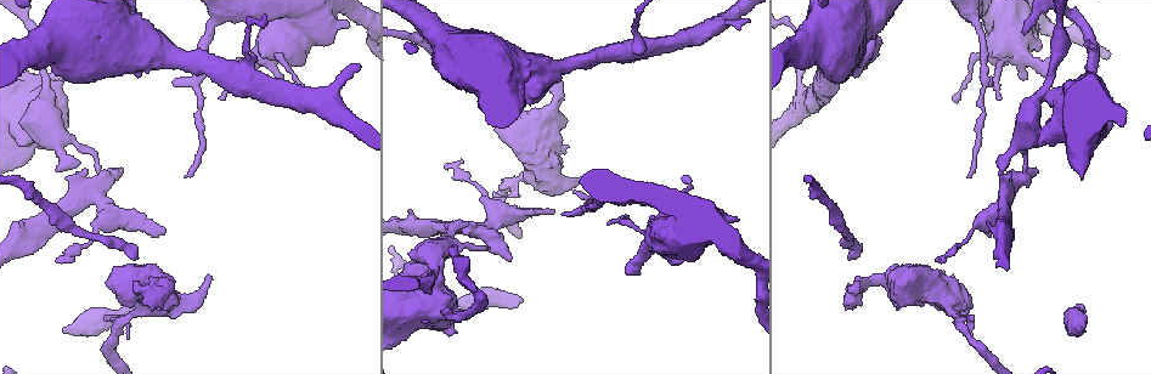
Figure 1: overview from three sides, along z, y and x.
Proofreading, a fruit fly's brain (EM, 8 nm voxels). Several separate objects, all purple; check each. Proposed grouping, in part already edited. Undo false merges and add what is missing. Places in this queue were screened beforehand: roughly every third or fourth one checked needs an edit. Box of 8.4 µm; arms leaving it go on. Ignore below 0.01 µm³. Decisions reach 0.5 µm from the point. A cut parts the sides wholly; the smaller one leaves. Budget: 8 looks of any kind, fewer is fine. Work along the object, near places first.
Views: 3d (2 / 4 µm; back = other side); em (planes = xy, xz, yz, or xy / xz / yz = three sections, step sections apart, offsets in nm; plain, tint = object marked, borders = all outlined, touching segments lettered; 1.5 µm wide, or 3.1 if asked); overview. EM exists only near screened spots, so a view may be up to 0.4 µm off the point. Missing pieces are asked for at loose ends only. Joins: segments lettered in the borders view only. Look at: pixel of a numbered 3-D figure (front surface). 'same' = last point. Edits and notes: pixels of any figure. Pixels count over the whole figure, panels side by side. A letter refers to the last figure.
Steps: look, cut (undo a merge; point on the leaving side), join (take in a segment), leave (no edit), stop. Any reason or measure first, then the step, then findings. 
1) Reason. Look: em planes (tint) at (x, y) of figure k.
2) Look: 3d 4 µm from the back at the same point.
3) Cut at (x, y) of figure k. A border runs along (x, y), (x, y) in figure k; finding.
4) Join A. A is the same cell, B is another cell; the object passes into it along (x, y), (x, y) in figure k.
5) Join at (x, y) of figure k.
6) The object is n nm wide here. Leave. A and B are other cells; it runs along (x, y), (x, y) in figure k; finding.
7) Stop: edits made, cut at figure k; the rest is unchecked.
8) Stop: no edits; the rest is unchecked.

Narrows sharply. Look: 3d 4 µm from the back at (503, 192) of figure 1.

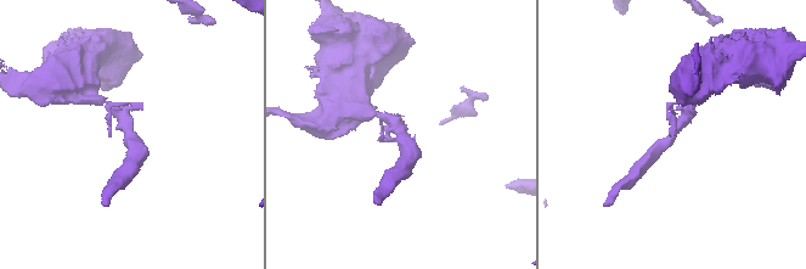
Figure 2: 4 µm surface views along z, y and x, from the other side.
Need the tissue. Look: em xy step 4 (borders) at (132, 134) of figure 2.

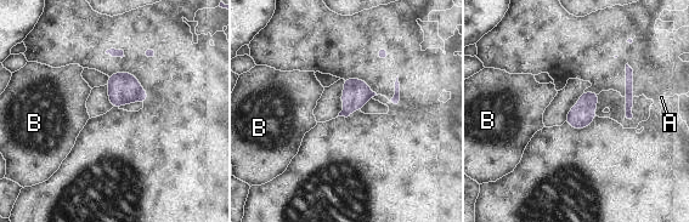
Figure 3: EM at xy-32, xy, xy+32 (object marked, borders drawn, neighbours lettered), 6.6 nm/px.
Another direction. Look: em planes (borders) at the same point.

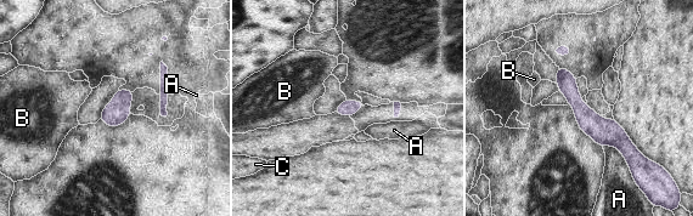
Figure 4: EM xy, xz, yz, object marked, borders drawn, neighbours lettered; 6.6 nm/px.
The object is 110 nm wide here; the longest contact is with A, 280 nm. Leave. A, B and C are other cells; one neuron here.

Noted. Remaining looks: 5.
Thin end. Look: 3d 4 µm at (946, 260) of figure 1.

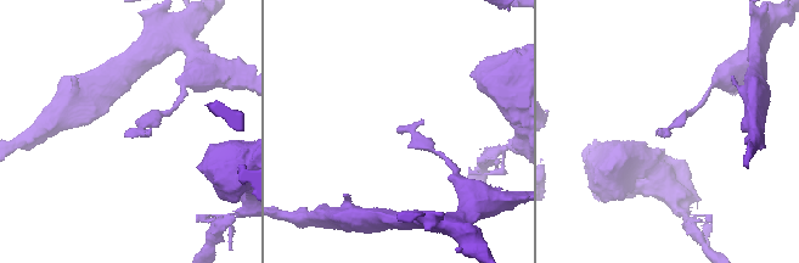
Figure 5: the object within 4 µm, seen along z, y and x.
Shape alone is not enough. Look: em yz step 4 (borders) at (126, 134) of figure 5.

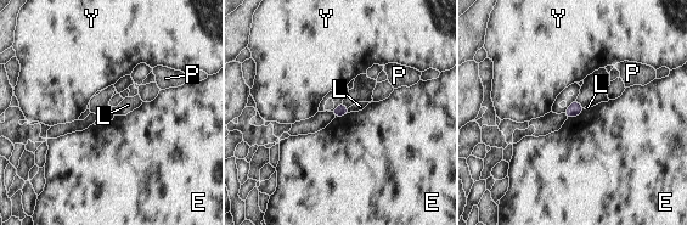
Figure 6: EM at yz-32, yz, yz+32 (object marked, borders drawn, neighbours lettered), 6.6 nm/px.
Another direction. Look: em xy step 4 (borders) at the same point.

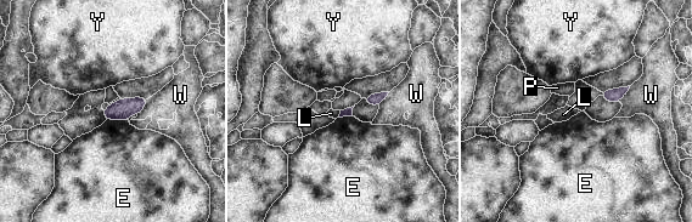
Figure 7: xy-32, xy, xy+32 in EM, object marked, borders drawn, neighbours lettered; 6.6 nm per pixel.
Leave. E, L, P, W and Y are other cells; a border runs along (106, 119), (123, 119), (128, 121) in figure 7; none of them fits.

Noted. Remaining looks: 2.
Free end. Look: em xy step 4 (tint) at (162, 230) of figure 1.

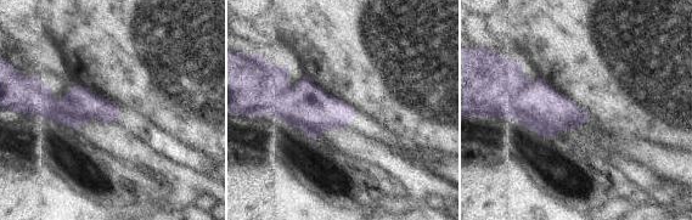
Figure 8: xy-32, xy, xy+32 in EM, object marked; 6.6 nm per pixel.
Look: em planes (borders) at the same point.

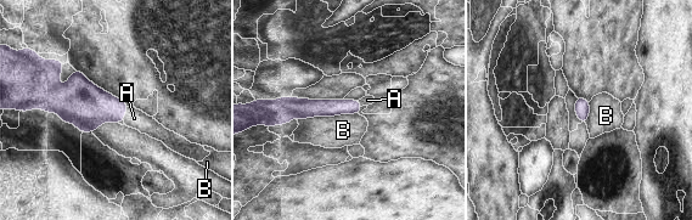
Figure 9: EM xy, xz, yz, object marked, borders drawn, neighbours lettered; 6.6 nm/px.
Join A. A is the same cell, B is another cell; it goes on there.

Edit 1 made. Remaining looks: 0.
Stop: edits made, join at figure 9; the rest is unchecked.

